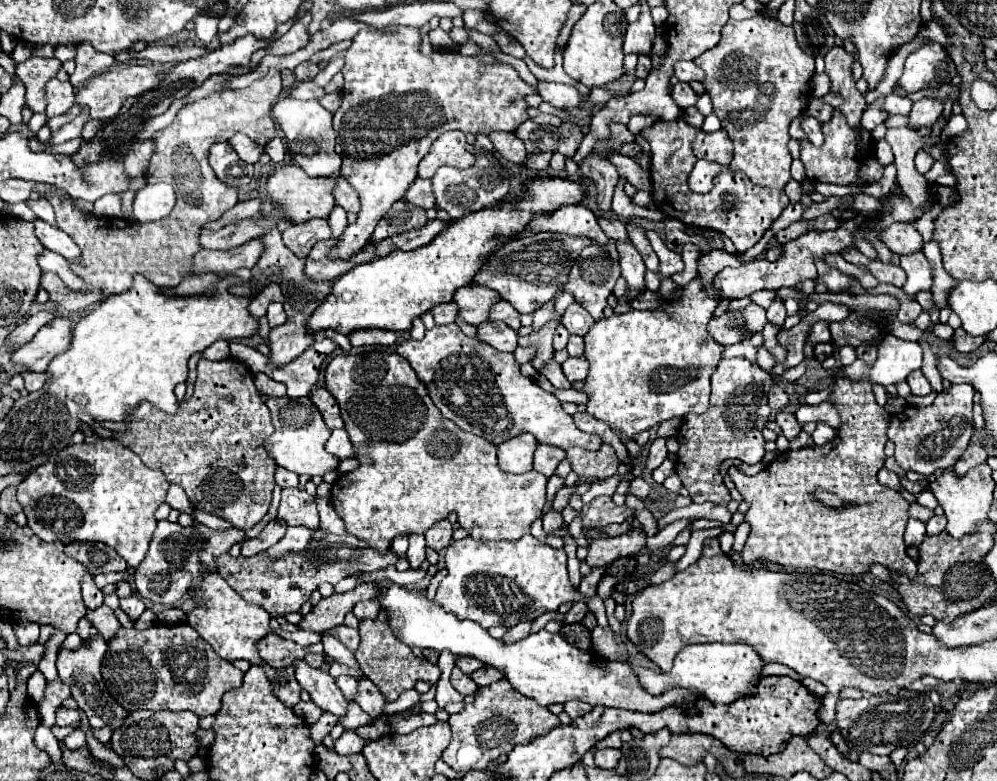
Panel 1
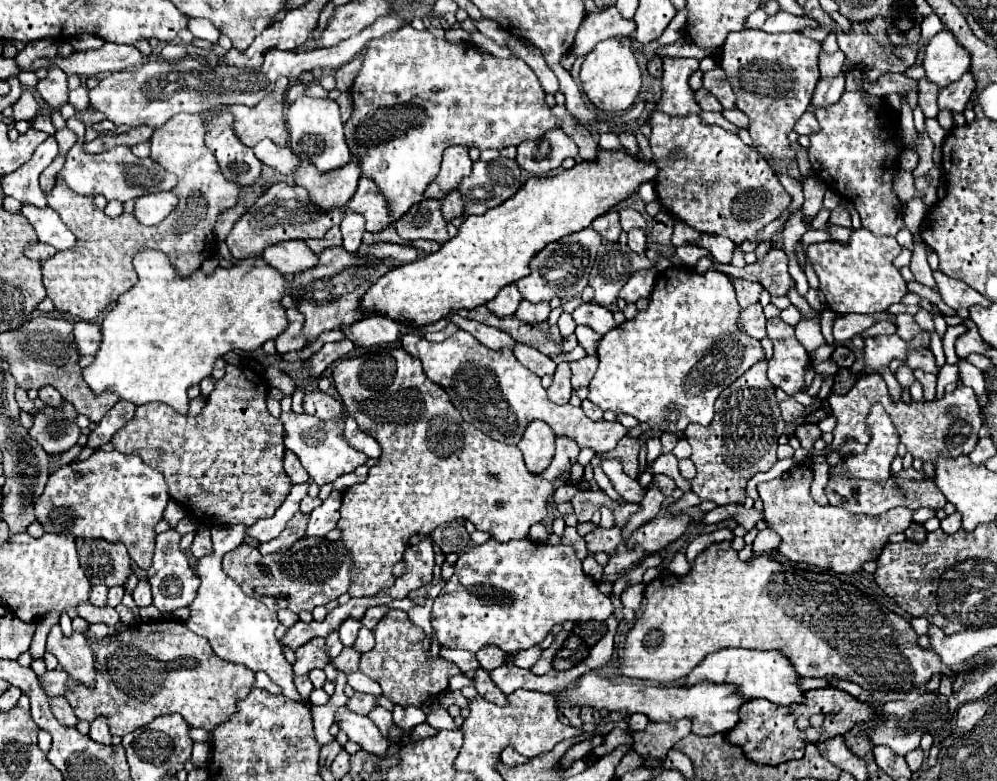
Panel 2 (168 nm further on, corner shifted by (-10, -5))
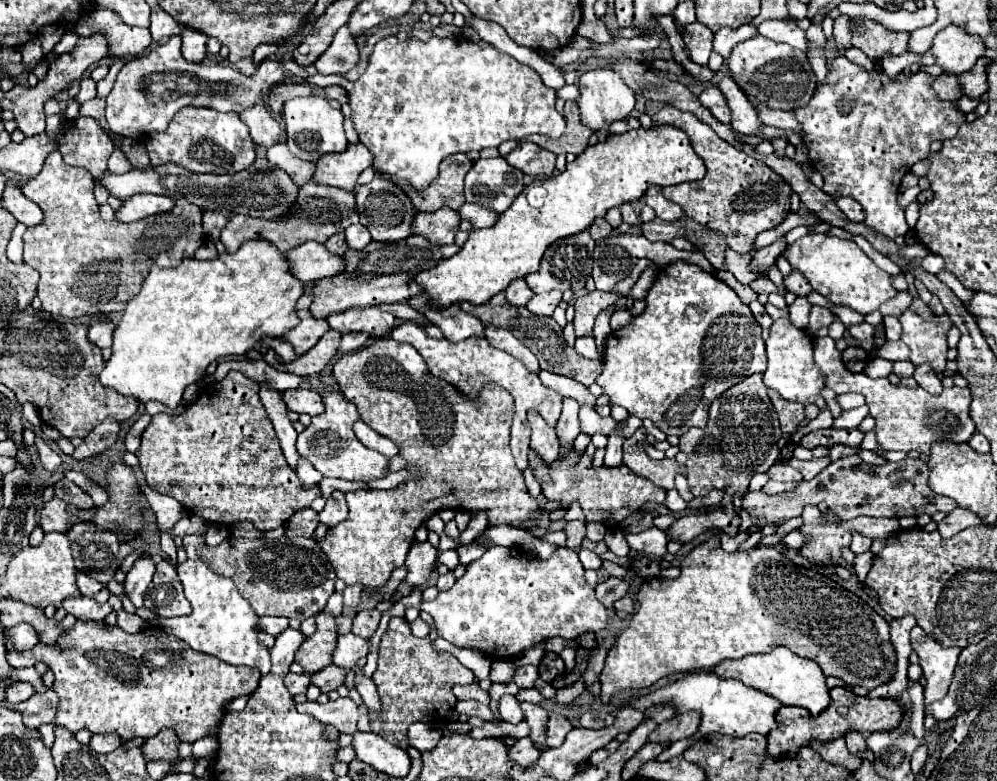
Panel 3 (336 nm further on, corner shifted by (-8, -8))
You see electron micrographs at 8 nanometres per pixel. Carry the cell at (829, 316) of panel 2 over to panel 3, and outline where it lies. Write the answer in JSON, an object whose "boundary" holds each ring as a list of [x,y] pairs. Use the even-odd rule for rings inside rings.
{"boundary":[[[830,336],[826,338],[816,338],[814,340],[814,358],[816,364],[820,366],[820,370],[826,376],[826,386],[832,388],[834,392],[842,394],[842,392],[860,392],[866,396],[866,404],[870,406],[870,416],[874,416],[876,420],[876,436],[878,442],[884,450],[902,450],[902,452],[910,452],[910,450],[918,450],[920,454],[930,454],[930,446],[936,440],[950,440],[952,432],[956,432],[956,442],[968,442],[970,436],[976,432],[974,422],[970,418],[970,390],[968,388],[944,388],[942,394],[930,394],[924,388],[906,388],[902,384],[890,384],[888,378],[878,378],[872,380],[866,374],[854,374],[850,372],[844,362],[842,362],[842,354],[836,350],[834,340]]]}

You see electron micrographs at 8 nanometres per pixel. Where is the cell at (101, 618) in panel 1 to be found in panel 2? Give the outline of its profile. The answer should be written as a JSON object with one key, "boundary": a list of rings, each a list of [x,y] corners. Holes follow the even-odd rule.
{"boundary":[[[80,603],[78,605],[78,615],[84,617],[88,623],[104,623],[110,629],[114,629],[120,623],[118,613],[106,605],[106,607],[94,607],[92,603]]]}

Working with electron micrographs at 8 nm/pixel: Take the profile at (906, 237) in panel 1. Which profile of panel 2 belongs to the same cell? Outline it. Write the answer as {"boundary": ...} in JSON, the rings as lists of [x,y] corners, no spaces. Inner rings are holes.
{"boundary":[[[856,229],[848,245],[840,245],[838,241],[810,245],[808,257],[820,279],[828,309],[836,313],[874,313],[886,311],[892,303],[900,303],[908,293],[900,271],[892,267],[892,261],[900,251],[902,247],[894,237],[876,237],[868,229]]]}

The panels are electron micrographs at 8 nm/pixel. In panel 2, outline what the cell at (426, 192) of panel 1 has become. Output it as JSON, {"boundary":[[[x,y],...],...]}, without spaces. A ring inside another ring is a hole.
{"boundary":[[[450,191],[446,193],[446,197],[442,197],[442,215],[446,217],[446,221],[462,215],[462,199],[458,191]]]}

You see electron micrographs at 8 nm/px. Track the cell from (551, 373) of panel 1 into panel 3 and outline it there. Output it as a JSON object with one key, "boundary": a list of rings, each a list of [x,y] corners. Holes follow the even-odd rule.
{"boundary":[[[486,324],[486,338],[488,342],[494,346],[494,348],[500,348],[500,350],[506,350],[508,354],[516,356],[518,360],[522,360],[526,366],[530,366],[530,370],[538,372],[540,366],[538,366],[538,360],[534,354],[530,354],[530,350],[508,330],[500,330],[500,328],[494,328],[492,324]]]}

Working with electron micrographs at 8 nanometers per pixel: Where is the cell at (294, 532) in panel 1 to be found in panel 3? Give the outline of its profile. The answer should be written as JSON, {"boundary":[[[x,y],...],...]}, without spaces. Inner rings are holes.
{"boundary":[[[332,492],[332,496],[328,496],[324,510],[320,512],[320,522],[326,524],[328,528],[340,524],[344,518],[348,516],[348,504],[344,498],[344,492]]]}

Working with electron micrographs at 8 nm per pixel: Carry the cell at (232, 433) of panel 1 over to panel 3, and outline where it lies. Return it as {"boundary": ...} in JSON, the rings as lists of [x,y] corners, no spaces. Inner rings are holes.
{"boundary":[[[230,372],[224,380],[203,387],[184,414],[152,416],[150,426],[142,434],[142,444],[136,456],[152,488],[156,488],[160,494],[176,498],[188,512],[220,526],[234,526],[242,520],[250,520],[258,530],[266,532],[276,526],[284,526],[294,512],[308,508],[312,500],[320,496],[318,484],[304,488],[296,472],[288,468],[272,422],[260,404],[258,382],[240,372]]]}

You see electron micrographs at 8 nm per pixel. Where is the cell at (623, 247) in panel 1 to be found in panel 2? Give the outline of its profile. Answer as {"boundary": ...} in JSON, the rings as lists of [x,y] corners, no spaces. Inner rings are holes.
{"boundary":[[[640,229],[630,231],[630,233],[628,233],[628,247],[630,247],[634,253],[644,255],[644,253],[646,253],[646,235],[644,235],[644,231],[640,231]]]}

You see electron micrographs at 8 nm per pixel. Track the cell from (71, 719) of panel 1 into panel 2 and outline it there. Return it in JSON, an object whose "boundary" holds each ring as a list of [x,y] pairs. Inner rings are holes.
{"boundary":[[[54,697],[50,699],[50,705],[52,705],[52,711],[56,715],[56,719],[62,723],[62,725],[76,725],[78,719],[74,717],[74,711],[70,709],[70,703],[64,699],[64,697]]]}

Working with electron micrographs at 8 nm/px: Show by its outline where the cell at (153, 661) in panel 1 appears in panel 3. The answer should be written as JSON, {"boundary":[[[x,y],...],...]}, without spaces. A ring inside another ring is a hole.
{"boundary":[[[76,620],[76,626],[64,632],[64,640],[60,640],[56,648],[48,648],[48,644],[36,644],[28,652],[16,652],[8,641],[6,656],[8,664],[12,664],[14,668],[32,667],[36,662],[44,662],[52,668],[56,676],[54,692],[60,698],[56,724],[74,734],[82,728],[88,728],[94,734],[118,732],[122,740],[130,740],[138,736],[152,738],[162,728],[172,728],[182,742],[196,742],[204,738],[210,728],[220,724],[226,706],[234,698],[250,696],[258,688],[258,668],[230,666],[212,656],[204,656],[202,652],[188,648],[188,644],[184,644],[182,640],[172,640],[172,636],[168,636],[162,628],[146,626],[138,634],[120,632],[122,630],[118,626],[108,626],[106,622]],[[120,636],[130,636],[130,644],[120,644]]]}

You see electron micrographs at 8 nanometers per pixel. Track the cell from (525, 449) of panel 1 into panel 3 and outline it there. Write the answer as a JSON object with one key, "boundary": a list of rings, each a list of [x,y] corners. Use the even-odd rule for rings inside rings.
{"boundary":[[[528,410],[528,422],[532,426],[530,448],[536,450],[544,462],[554,462],[560,456],[560,442],[554,426],[546,424],[546,420],[536,410]]]}

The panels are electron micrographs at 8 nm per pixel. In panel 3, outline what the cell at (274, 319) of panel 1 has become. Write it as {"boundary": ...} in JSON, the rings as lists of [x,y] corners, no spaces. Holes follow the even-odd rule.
{"boundary":[[[298,310],[298,318],[300,324],[296,328],[292,328],[288,334],[284,334],[282,338],[286,342],[290,342],[296,350],[296,354],[306,354],[310,348],[316,346],[316,342],[330,330],[326,320],[316,320],[310,310]]]}

